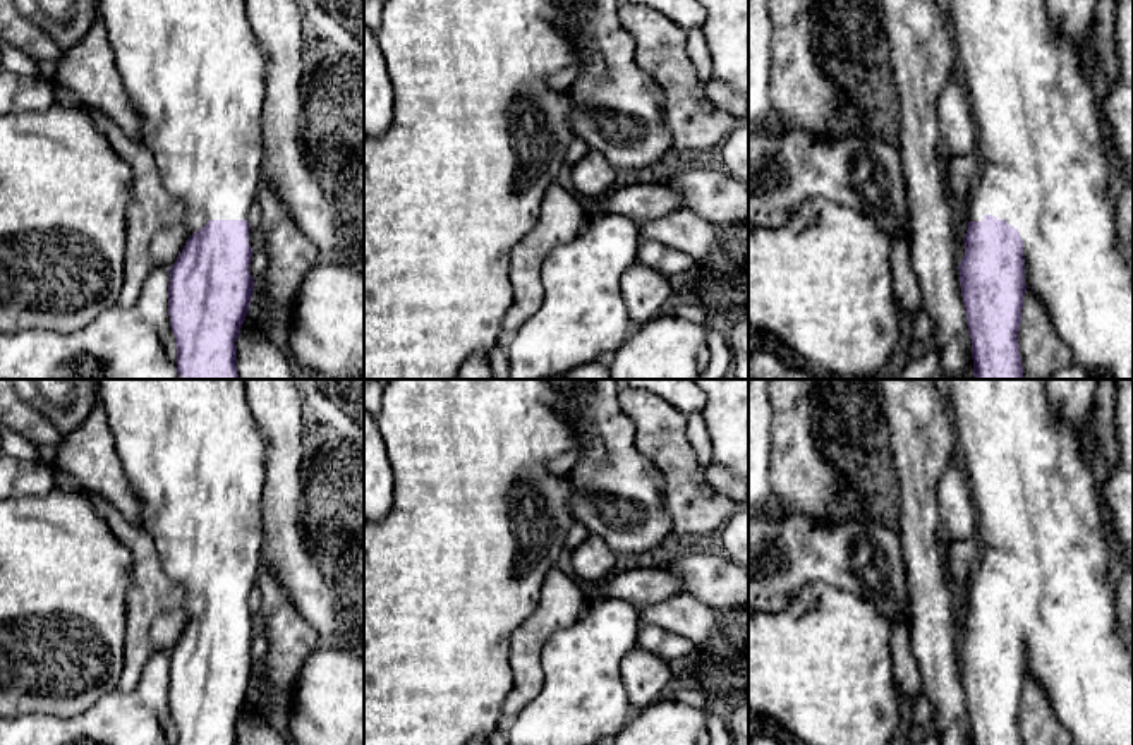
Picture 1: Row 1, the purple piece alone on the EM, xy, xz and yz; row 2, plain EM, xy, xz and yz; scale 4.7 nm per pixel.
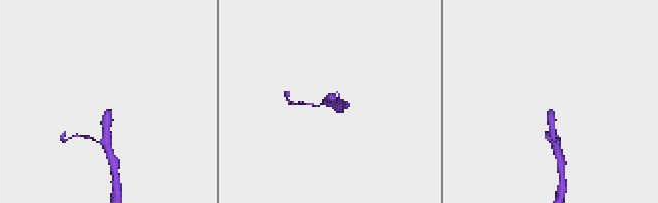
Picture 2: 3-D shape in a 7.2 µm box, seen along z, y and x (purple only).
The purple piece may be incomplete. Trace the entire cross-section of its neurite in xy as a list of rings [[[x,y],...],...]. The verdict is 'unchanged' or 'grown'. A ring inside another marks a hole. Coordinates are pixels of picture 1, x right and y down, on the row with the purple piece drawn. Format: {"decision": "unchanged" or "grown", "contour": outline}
{"decision": "grown", "contour": [[[98,0],[98,9],[101,10],[106,38],[127,96],[142,118],[141,142],[154,154],[163,187],[180,203],[180,216],[170,227],[160,228],[151,240],[151,256],[156,268],[163,268],[170,273],[168,316],[177,347],[177,379],[240,379],[237,374],[235,342],[254,292],[254,278],[249,271],[254,252],[254,227],[249,223],[249,209],[256,203],[258,187],[261,184],[264,70],[268,64],[249,24],[245,0]]]}

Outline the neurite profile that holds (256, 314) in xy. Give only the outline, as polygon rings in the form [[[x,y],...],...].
[[[261,278],[254,280],[254,292],[252,300],[245,316],[247,323],[256,323],[266,335],[266,323],[270,314],[263,309],[263,290],[261,290]]]

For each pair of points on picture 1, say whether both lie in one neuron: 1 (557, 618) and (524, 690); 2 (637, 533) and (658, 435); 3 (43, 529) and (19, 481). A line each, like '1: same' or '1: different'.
1: same
2: different
3: different

